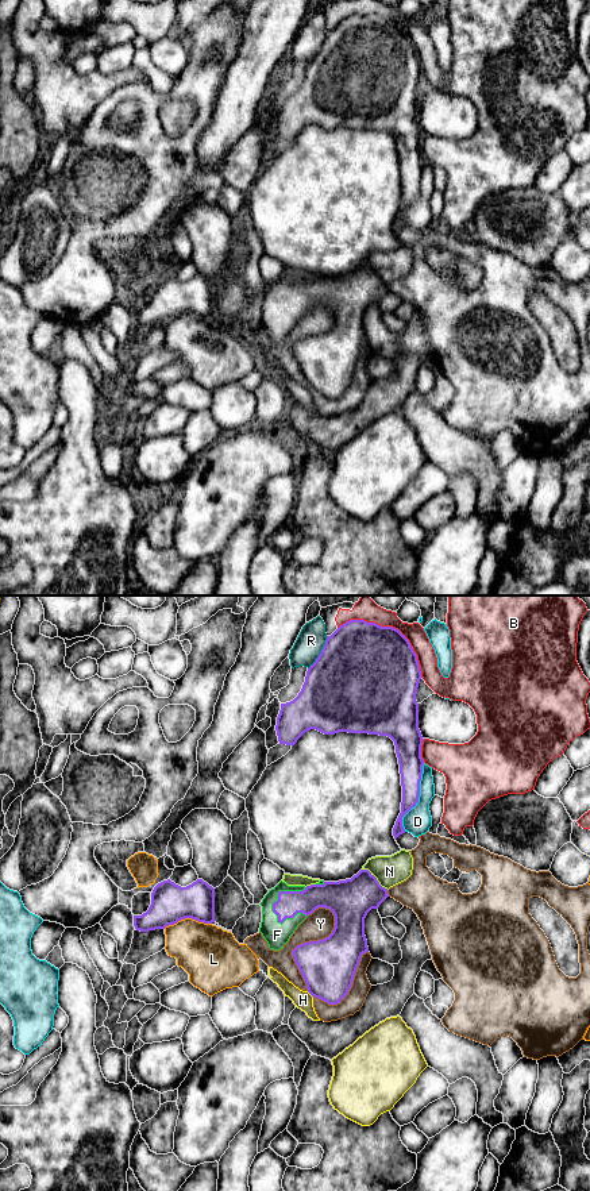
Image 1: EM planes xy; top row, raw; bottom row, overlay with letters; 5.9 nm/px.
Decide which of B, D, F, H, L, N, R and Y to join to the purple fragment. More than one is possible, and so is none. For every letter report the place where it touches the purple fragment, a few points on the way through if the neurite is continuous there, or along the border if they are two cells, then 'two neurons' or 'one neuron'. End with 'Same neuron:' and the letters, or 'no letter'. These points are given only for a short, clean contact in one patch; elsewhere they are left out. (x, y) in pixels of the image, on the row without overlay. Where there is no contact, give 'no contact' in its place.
B: xy (392, 22) | two neurons
D: xy (419, 191) | two neurons
F: xy (278, 289) | one neuron
H: xy (309, 388) | two neurons
L: xy (186, 312) | two neurons
N: xy (376, 273) | two neurons
R: xy (320, 47) | two neurons
Y: xy (305, 338) | two neurons
Same neuron: F

